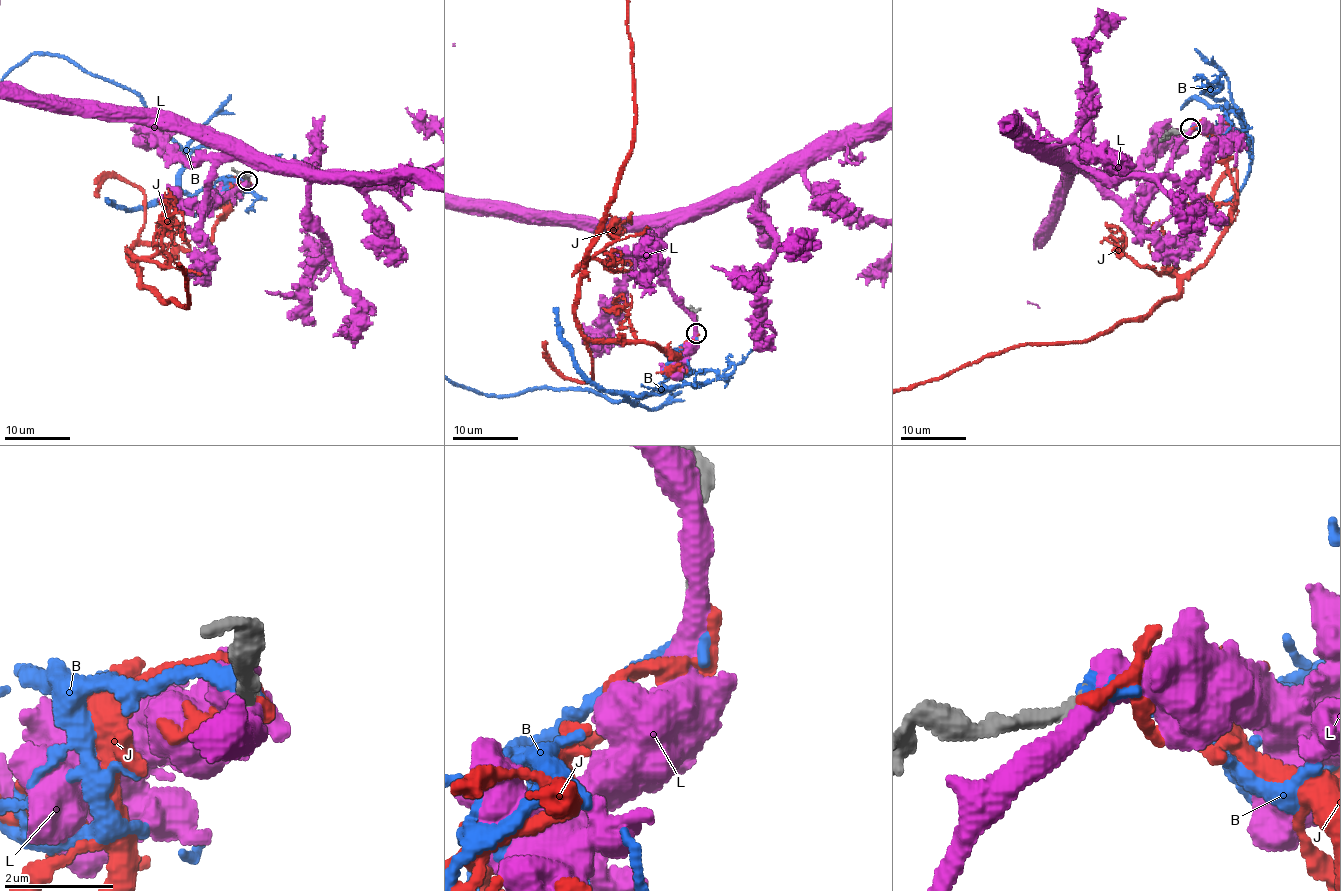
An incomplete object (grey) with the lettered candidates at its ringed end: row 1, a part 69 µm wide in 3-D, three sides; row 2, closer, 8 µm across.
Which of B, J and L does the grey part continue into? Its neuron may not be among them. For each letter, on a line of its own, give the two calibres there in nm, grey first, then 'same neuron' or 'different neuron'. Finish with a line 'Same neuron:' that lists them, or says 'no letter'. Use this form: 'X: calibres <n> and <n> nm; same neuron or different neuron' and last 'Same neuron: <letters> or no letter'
B: calibres 240 and 300 nm; same neuron
J: calibres 240 and 200 nm; different neuron
L: calibres 280 and 440 nm; different neuron
Same neuron: B

